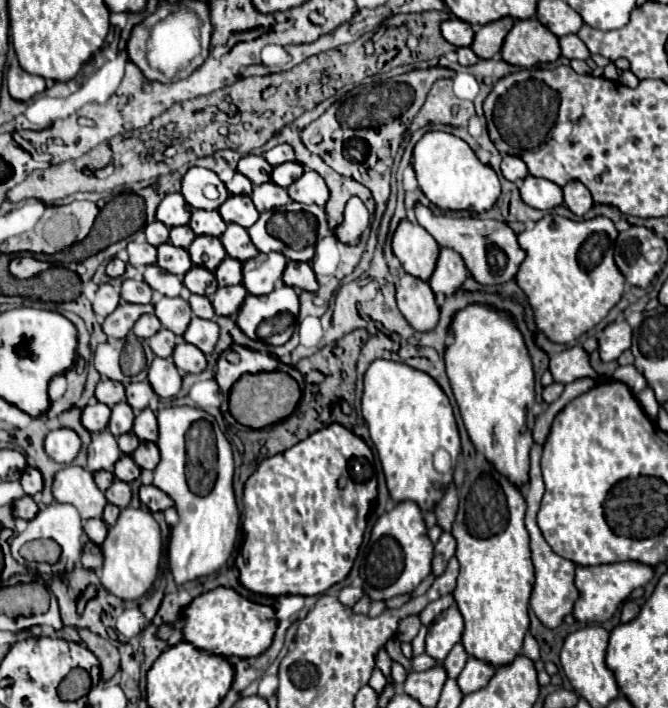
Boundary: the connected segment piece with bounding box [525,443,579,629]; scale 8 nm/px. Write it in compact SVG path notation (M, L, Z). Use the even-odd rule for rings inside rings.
M535 443L531 449L531 473L529 473L529 487L525 489L525 501L527 501L527 509L525 513L525 527L531 535L531 553L533 553L533 565L535 565L535 585L531 591L531 599L529 605L535 611L535 615L541 619L541 623L545 627L559 627L563 623L563 617L571 613L573 603L577 601L579 593L577 587L573 583L575 577L575 563L557 555L549 543L545 541L539 525L537 525L537 511L539 511L539 503L541 497L545 493L545 485L543 485L543 477L541 477L541 467L539 467L539 459L541 459L541 445Z

